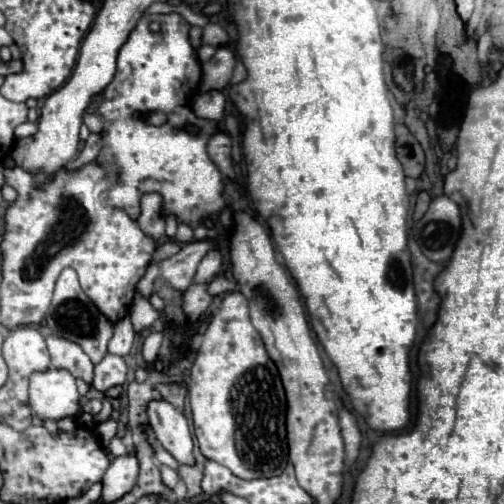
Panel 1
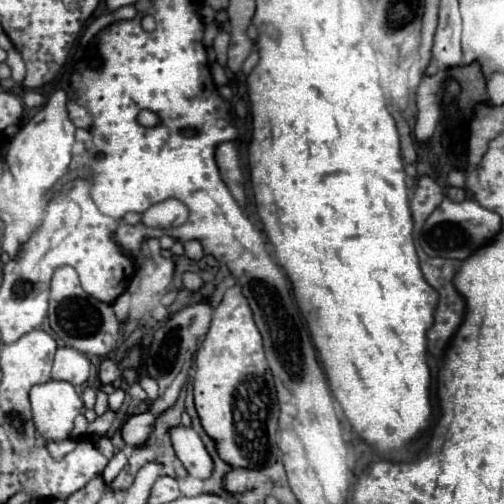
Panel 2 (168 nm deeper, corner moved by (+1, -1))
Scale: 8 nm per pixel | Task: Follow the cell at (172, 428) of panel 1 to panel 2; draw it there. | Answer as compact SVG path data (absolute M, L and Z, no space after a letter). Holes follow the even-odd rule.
M173 427L171 441L175 447L177 457L185 465L191 477L209 479L213 473L213 459L207 453L201 437L195 433L193 427Z

